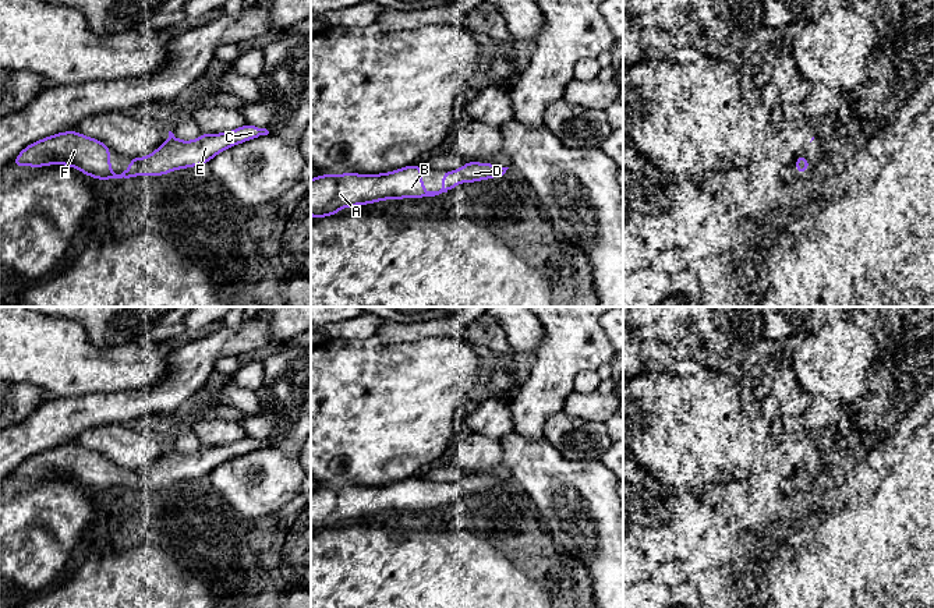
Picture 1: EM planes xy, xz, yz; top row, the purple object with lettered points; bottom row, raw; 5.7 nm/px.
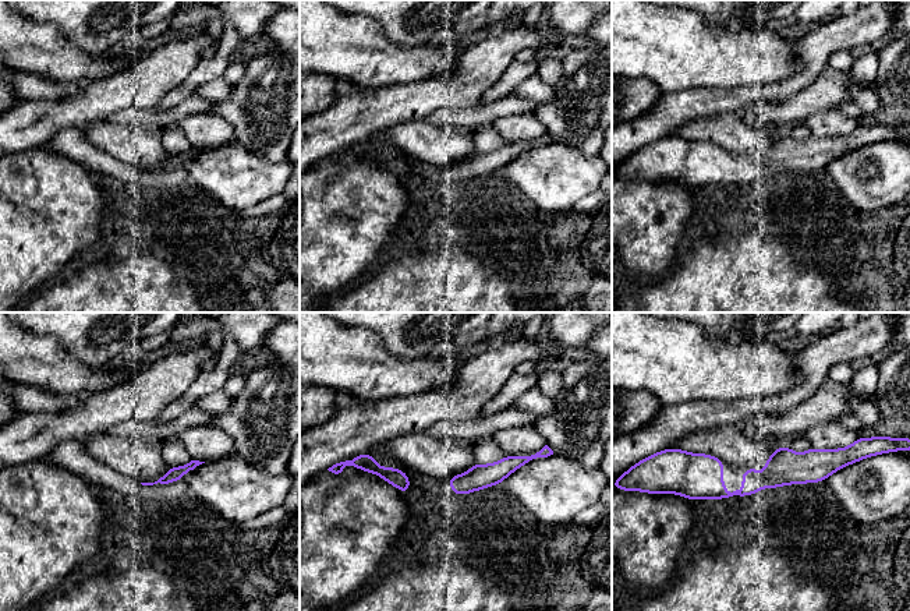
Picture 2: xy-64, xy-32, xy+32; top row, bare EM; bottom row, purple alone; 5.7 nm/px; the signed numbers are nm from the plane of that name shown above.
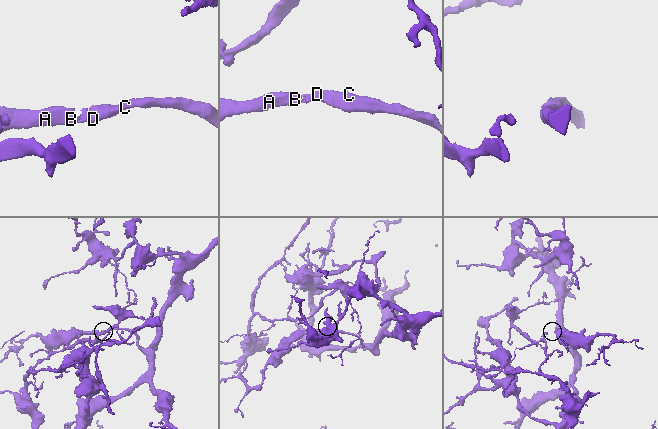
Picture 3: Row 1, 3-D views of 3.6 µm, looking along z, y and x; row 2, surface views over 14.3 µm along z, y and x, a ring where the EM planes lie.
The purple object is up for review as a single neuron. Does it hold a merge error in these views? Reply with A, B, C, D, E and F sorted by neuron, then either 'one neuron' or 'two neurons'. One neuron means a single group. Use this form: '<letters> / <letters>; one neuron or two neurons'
A B C D E F; one neuron

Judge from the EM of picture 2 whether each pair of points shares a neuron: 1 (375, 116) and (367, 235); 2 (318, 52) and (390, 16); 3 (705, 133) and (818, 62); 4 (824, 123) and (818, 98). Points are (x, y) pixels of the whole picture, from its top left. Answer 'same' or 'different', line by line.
1: different
2: different
3: different
4: different

